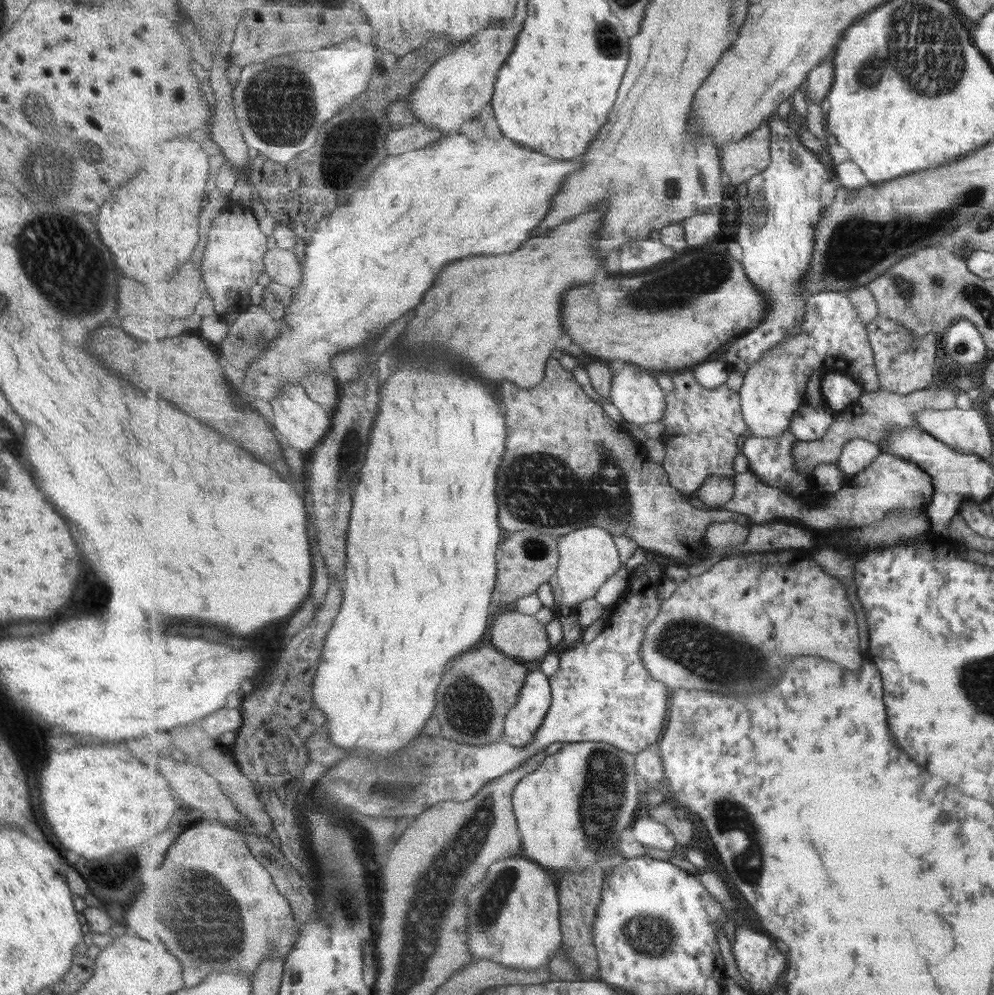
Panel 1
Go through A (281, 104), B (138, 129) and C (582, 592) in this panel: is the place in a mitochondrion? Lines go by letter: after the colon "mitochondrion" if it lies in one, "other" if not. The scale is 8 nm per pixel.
A: mitochondrion
B: other
C: other

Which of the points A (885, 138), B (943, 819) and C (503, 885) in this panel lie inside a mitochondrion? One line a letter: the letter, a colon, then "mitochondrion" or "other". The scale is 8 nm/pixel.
A: other
B: mitochondrion
C: mitochondrion

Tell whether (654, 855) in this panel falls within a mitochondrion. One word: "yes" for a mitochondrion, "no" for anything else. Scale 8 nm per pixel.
no

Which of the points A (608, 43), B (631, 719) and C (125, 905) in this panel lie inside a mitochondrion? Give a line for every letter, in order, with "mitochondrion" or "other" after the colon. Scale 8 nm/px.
A: mitochondrion
B: other
C: other

